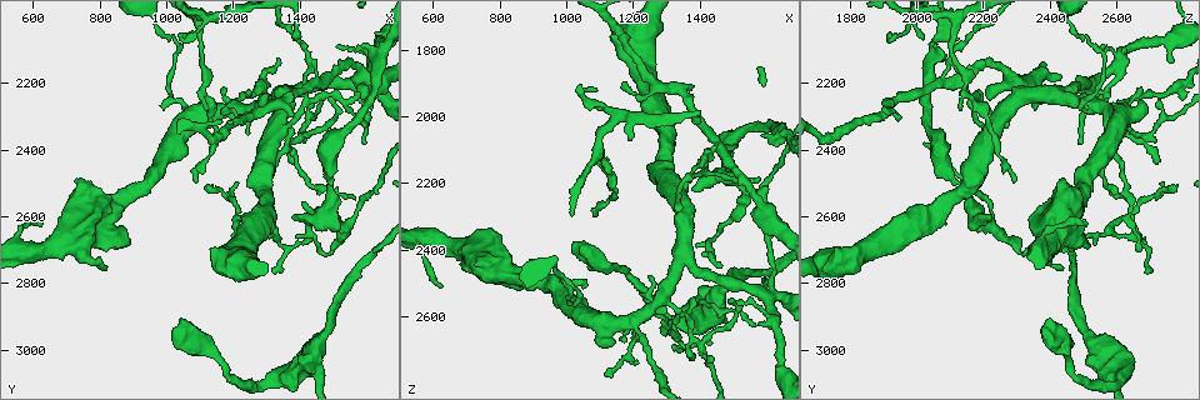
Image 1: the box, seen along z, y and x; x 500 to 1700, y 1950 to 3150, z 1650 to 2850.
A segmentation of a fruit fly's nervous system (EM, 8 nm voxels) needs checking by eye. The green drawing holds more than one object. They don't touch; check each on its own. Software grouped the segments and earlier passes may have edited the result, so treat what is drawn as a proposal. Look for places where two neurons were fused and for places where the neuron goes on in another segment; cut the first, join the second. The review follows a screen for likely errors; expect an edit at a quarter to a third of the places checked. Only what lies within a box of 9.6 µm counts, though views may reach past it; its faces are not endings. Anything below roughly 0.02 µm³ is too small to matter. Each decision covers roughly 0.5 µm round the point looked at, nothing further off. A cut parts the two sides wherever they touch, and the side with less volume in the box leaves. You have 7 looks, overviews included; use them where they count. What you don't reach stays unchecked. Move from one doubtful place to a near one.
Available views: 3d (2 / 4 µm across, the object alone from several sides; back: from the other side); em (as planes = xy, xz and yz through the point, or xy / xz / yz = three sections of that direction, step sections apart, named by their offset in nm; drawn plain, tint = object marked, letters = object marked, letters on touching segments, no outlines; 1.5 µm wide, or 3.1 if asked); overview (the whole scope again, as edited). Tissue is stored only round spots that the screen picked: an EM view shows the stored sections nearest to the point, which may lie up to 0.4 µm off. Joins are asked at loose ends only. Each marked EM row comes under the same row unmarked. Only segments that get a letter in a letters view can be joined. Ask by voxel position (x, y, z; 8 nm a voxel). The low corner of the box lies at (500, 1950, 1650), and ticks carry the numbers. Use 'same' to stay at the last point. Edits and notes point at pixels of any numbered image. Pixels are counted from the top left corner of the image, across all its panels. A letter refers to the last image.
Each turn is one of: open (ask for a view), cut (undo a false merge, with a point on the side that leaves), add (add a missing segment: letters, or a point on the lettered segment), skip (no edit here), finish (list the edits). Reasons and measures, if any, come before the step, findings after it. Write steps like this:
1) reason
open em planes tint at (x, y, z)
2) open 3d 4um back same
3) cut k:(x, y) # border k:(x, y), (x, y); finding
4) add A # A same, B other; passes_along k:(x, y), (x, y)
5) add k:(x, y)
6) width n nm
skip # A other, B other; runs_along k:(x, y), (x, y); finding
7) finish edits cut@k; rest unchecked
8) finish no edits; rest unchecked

thin neck
open 3d 2um at (1480, 2490, 2130)

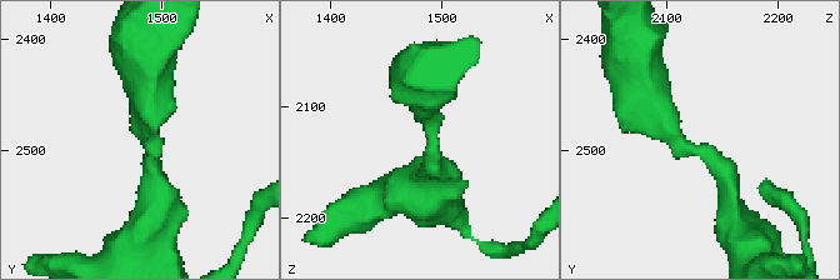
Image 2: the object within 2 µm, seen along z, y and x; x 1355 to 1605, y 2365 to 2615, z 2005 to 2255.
arm_widths 300, 420 nm; need the tissue
open em planes tint at (1488, 2494, 2134)

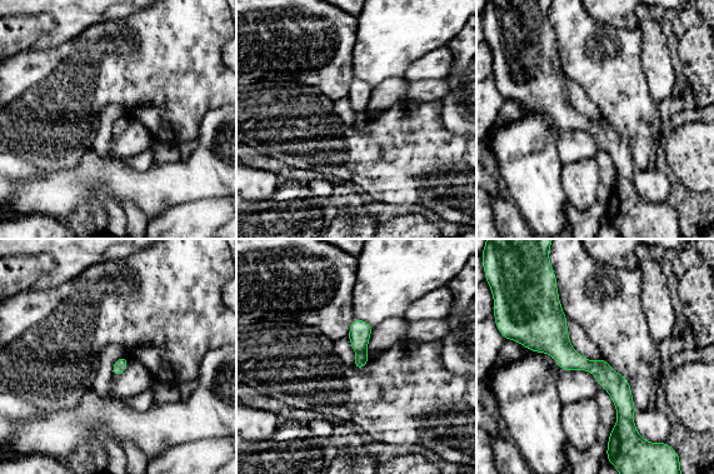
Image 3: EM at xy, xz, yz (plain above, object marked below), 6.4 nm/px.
what lies round it
open em planes letters same

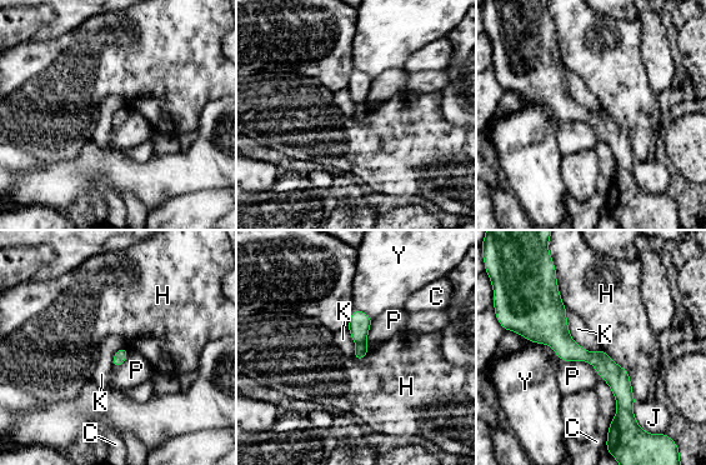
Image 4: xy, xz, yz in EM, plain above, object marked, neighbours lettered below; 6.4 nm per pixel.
skip # C other, H other, J other, K other, P other, Y other; border 4:(566, 309), (569, 334), (599, 351); continuous, no second neuron

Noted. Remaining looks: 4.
tapers out
open em planes letters at (1430, 2670, 2690)

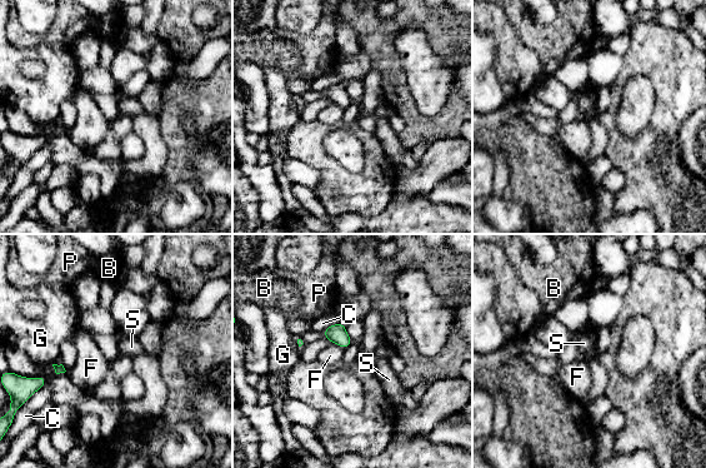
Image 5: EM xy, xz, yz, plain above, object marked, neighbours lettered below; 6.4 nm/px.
skip # B other, C other, F other, G other, P other, S other; border 5:(331, 342), (344, 349); no lettered segment goes on from it

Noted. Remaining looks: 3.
end of a long branch
open em xy step 8 tint at (1030, 2930, 2380)

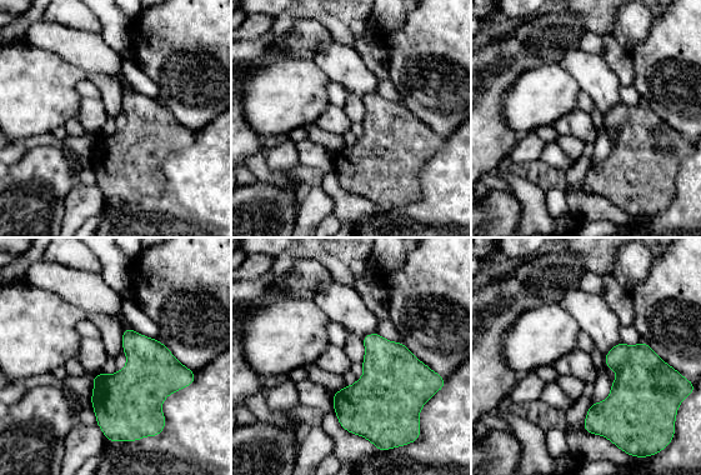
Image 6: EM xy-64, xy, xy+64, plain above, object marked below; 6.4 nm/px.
open em planes letters same

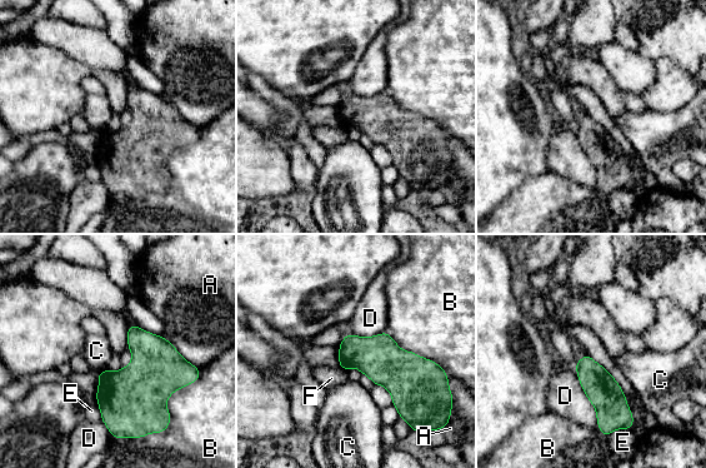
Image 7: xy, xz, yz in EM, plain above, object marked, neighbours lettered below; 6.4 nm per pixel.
skip # A other, B other, C other, D other, E other, F other; border 7:(106, 368), (99, 371); no lettered segment goes on from it

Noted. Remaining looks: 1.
finish no edits; rest unchecked

